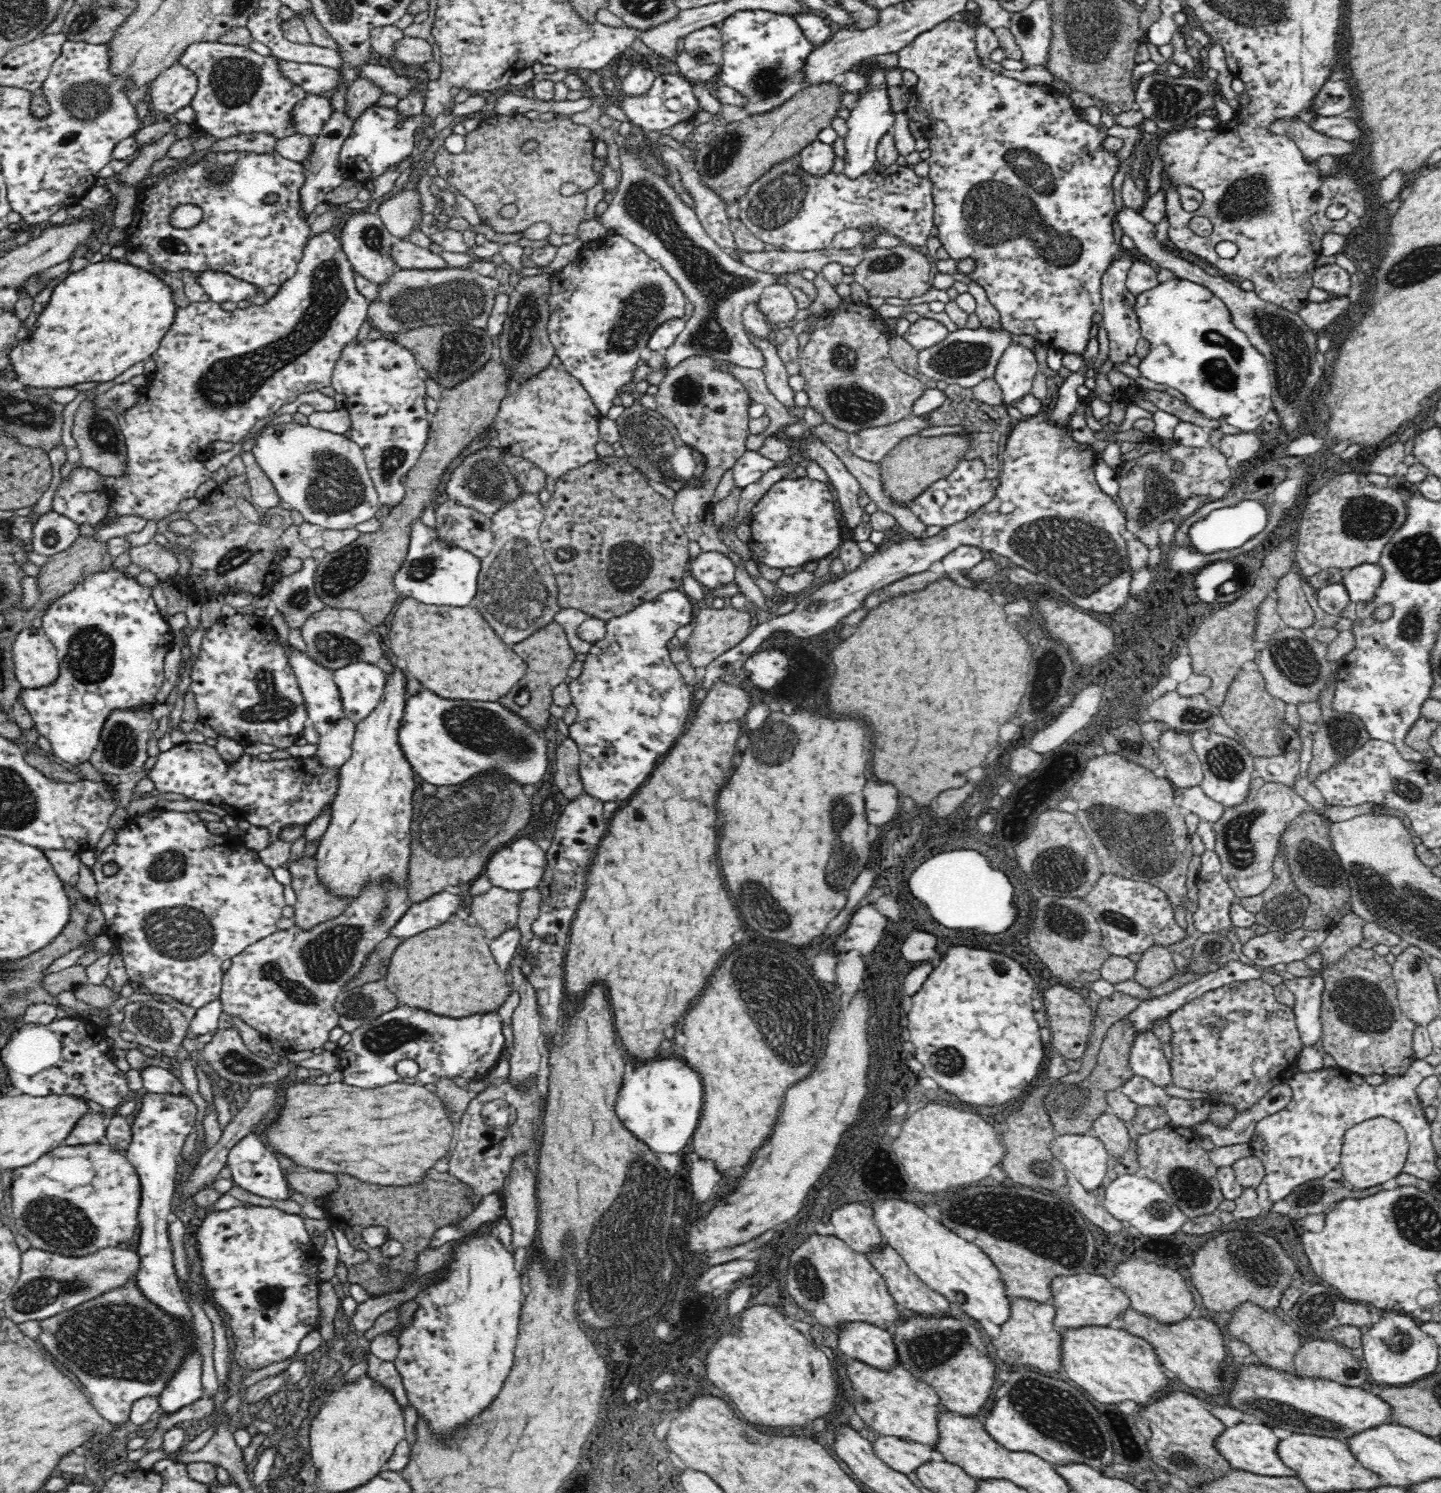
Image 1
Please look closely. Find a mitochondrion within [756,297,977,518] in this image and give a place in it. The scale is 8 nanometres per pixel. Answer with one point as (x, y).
(847, 400)

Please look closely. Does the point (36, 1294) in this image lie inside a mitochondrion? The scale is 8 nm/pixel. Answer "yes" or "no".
yes

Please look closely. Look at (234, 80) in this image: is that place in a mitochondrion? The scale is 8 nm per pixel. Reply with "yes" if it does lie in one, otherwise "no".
yes

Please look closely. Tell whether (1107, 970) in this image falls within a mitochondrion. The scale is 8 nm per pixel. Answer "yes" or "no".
no

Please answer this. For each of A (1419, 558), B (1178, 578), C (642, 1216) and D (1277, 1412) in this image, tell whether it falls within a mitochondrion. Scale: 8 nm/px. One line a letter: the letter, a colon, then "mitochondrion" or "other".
A: mitochondrion
B: other
C: mitochondrion
D: mitochondrion

